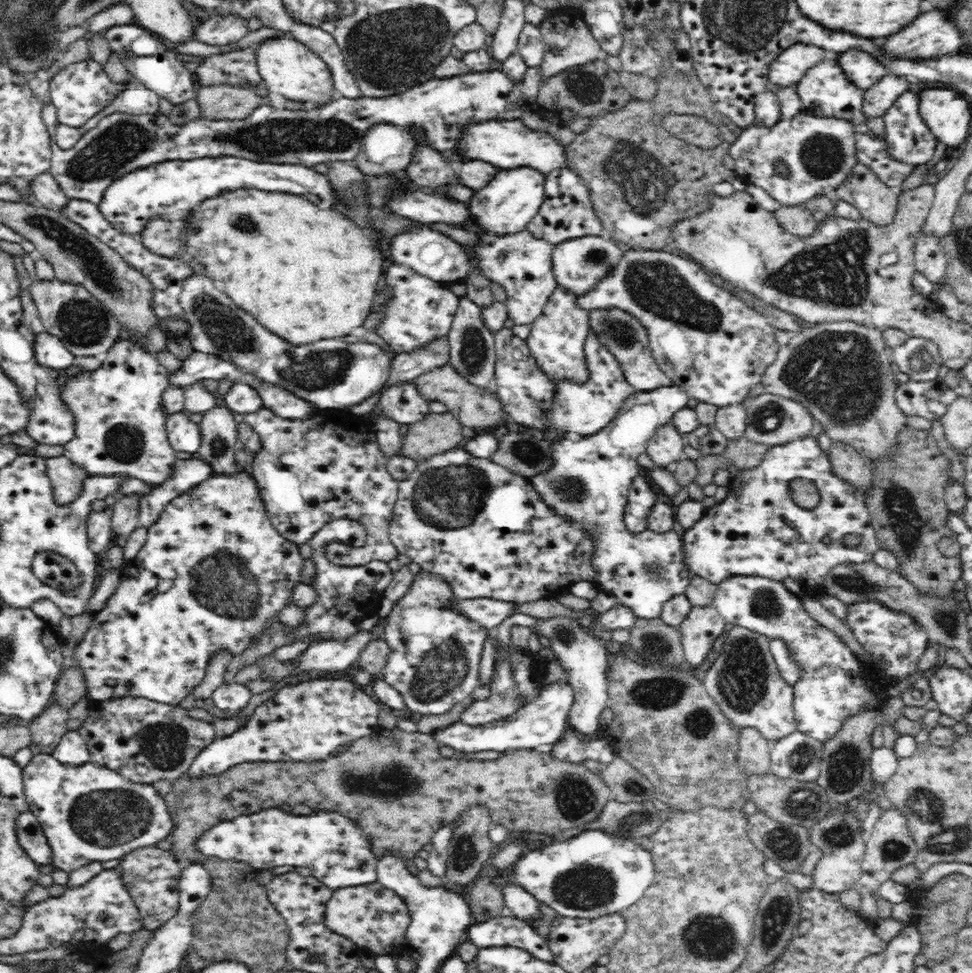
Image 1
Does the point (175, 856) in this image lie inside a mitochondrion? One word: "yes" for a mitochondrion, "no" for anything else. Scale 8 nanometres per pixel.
no

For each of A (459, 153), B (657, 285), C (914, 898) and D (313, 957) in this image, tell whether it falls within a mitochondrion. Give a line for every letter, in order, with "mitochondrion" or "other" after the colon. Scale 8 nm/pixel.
A: other
B: mitochondrion
C: other
D: other

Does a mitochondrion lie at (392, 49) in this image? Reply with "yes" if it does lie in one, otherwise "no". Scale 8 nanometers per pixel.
yes

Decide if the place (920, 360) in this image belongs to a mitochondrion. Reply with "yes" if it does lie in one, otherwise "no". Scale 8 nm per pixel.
yes

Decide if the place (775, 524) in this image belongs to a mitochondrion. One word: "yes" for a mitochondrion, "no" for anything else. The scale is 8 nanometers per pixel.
no

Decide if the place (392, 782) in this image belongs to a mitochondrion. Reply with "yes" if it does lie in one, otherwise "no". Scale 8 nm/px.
yes

